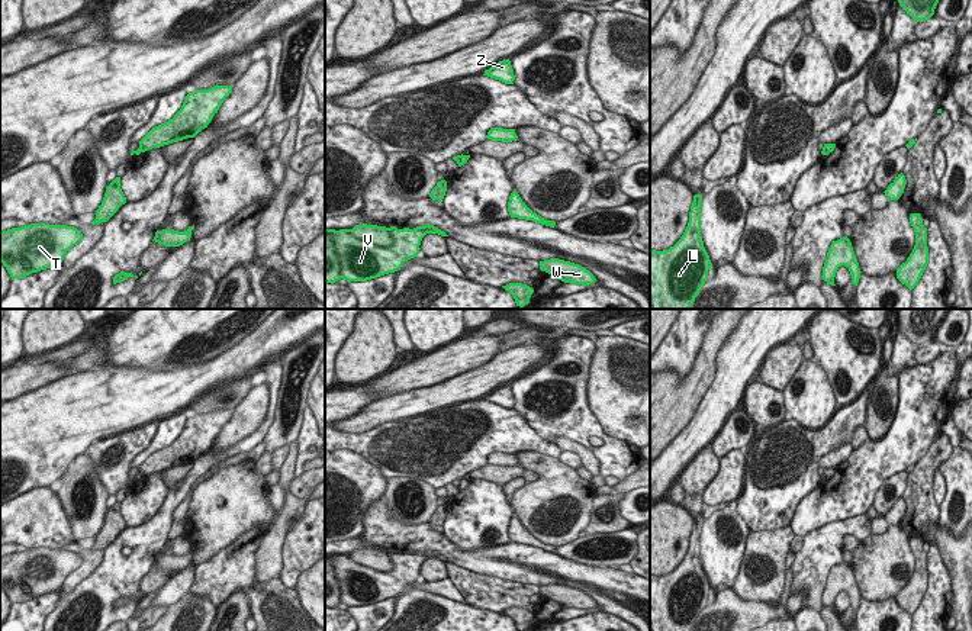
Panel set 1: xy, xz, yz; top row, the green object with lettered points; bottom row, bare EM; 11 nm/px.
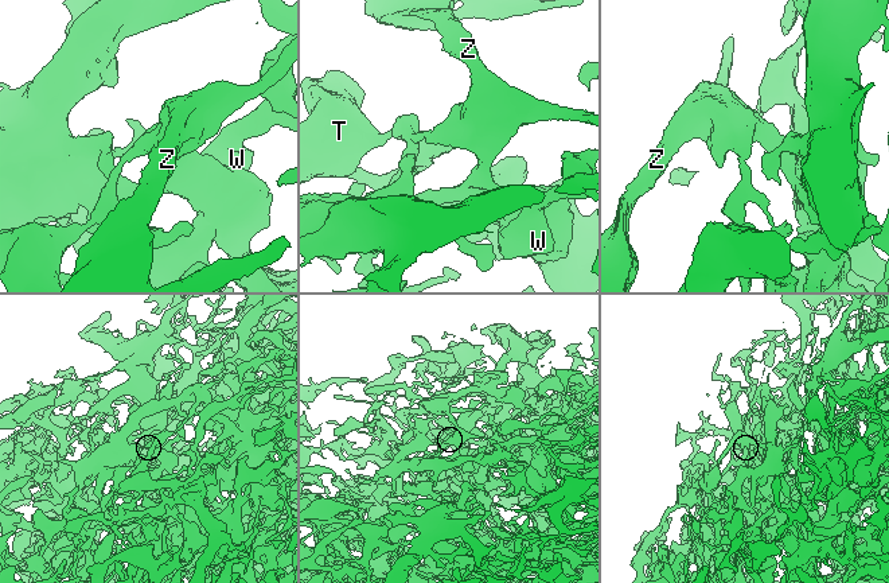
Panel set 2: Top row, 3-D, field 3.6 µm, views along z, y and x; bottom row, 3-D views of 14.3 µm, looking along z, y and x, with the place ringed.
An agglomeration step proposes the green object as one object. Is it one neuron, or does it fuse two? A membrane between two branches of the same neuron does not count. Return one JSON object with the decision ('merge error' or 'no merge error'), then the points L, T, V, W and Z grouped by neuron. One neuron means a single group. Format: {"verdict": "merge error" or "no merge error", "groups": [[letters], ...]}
{"verdict": "merge error", "groups": [["L", "V", "Z"], ["T", "W"]]}

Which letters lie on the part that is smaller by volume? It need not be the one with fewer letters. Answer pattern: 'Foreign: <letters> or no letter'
Foreign: L, V, Z

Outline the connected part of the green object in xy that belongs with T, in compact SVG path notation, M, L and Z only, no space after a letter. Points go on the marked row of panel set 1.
M32 223L0 232L0 261L12 280L32 273L61 267L65 254L83 239L81 231L67 225Z

